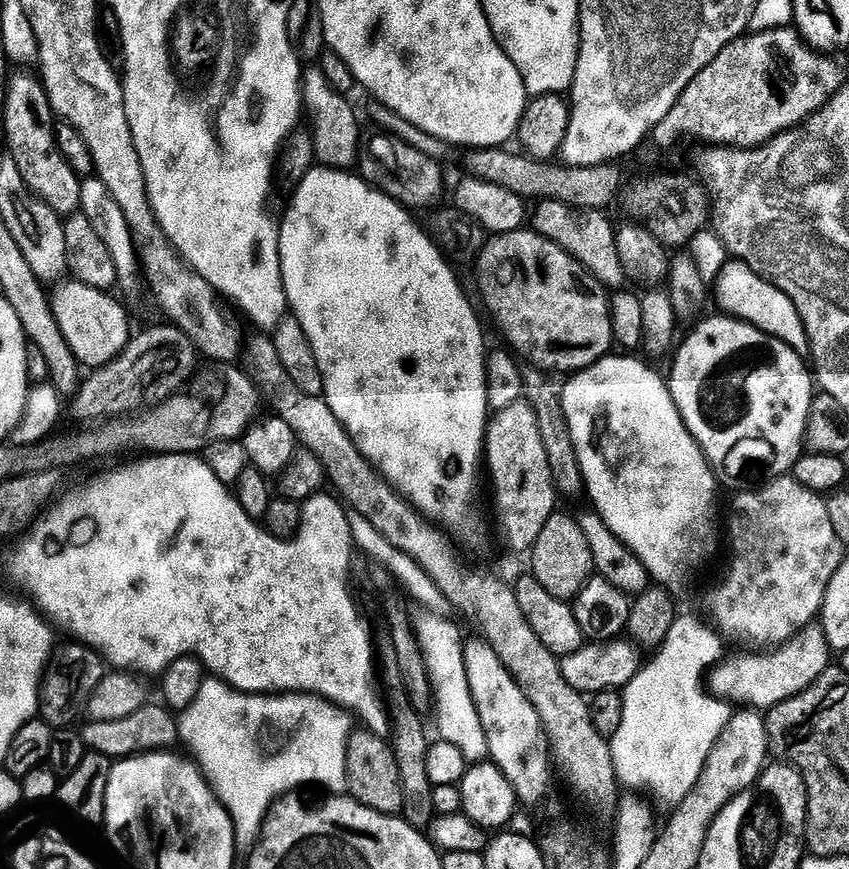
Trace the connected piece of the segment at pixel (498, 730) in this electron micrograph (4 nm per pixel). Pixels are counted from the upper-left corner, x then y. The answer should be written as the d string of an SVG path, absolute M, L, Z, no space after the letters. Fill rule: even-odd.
M484 638L470 639L464 645L465 666L469 676L469 686L473 694L473 702L481 716L485 728L486 738L489 740L488 755L491 763L498 767L508 766L516 768L522 758L522 728L526 744L524 748L536 750L538 740L538 710L527 700L526 694L516 684L516 679L511 675L506 665L499 660L498 654Z

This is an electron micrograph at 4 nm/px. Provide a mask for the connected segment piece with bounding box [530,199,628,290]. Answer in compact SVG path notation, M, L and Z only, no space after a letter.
M543 199L537 203L538 208L532 214L530 224L537 231L539 237L552 241L559 245L567 253L575 257L583 267L610 290L621 289L628 280L628 274L624 271L624 263L618 254L616 228L610 224L601 211L589 213L570 209L567 204L560 201Z

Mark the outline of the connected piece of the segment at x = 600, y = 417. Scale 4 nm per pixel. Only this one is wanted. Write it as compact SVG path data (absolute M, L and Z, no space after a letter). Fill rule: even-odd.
M609 354L603 360L598 360L586 369L569 375L568 381L563 381L560 394L563 418L568 426L569 436L572 439L576 457L580 463L580 472L584 476L586 496L592 499L591 506L594 512L604 520L606 526L612 531L616 538L625 544L633 555L640 560L645 573L652 575L659 587L665 588L672 594L678 594L696 576L696 571L711 558L716 552L716 488L718 481L704 449L696 443L696 440L689 434L680 416L676 404L672 401L672 393L668 391L665 377L659 376L652 368L647 368L640 360L632 356L616 356Z

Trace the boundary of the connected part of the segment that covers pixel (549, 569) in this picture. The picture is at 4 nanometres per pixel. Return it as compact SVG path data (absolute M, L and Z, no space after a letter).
M552 515L542 528L538 540L530 551L530 572L554 596L567 602L575 601L584 585L594 576L595 560L591 556L590 543L574 515Z

